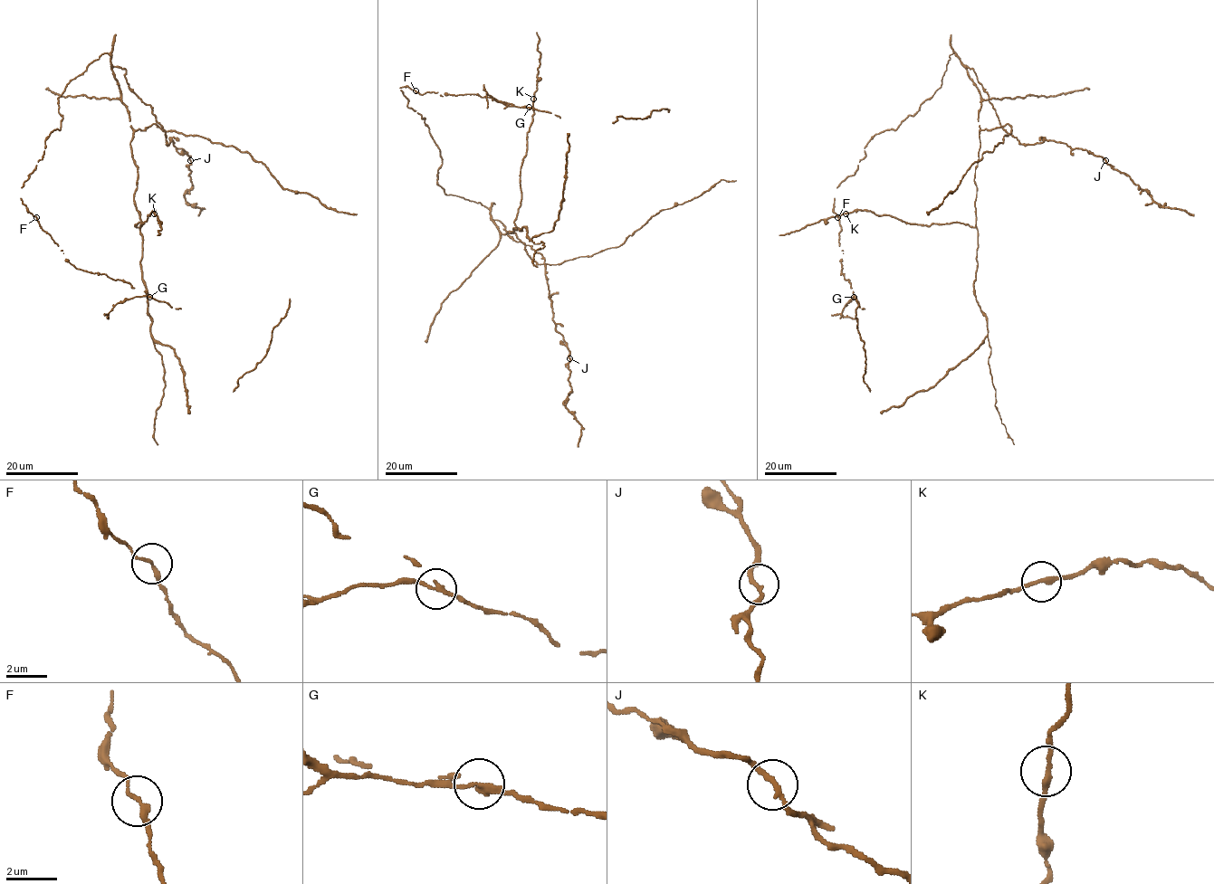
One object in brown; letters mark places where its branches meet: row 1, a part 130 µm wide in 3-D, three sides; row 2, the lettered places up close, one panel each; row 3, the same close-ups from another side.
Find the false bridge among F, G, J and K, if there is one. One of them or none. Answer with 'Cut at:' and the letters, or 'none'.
Cut at: G

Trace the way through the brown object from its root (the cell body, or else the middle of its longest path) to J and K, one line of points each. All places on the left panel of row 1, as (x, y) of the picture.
J: (166, 131), (167, 144), (172, 140), (176, 147), (183, 148), (190, 160)
K: (166, 131), (153, 124), (135, 131), (130, 143), (141, 221), (135, 225), (155, 213)

